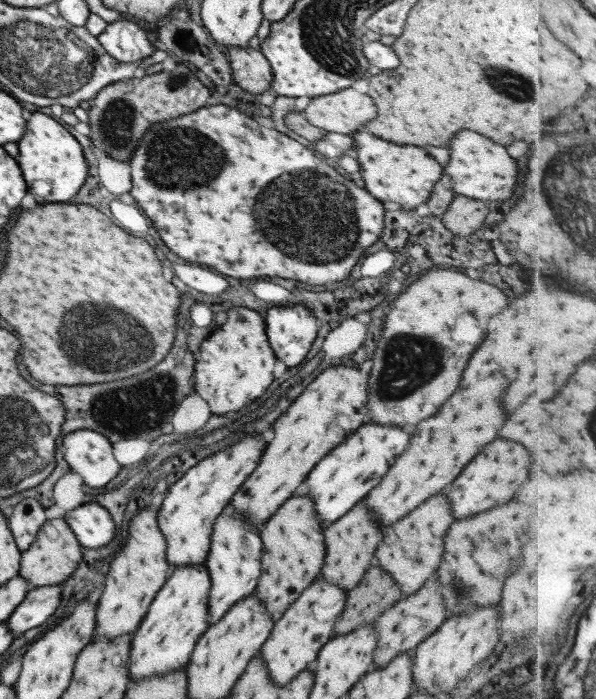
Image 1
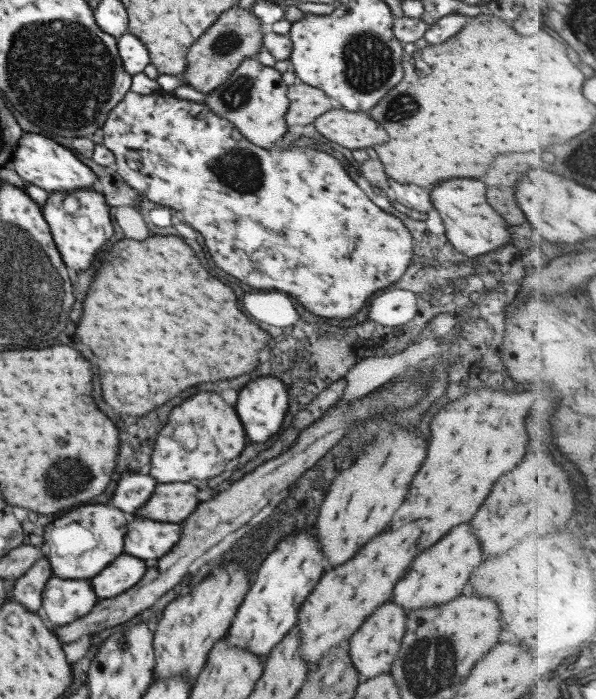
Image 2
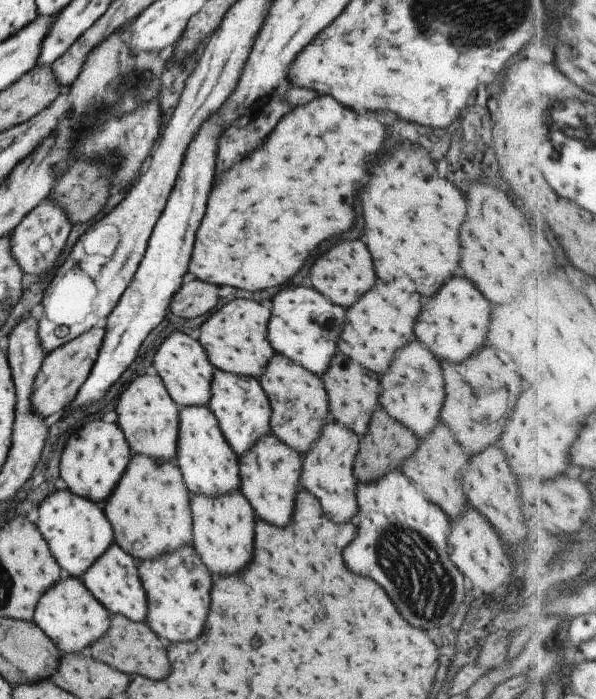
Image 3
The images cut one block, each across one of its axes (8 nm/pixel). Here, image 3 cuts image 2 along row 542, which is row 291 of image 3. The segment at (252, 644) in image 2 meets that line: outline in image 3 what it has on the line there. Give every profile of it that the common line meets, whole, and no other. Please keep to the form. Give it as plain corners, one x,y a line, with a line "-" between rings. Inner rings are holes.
304,286
282,288
272,298
272,304
267,336
275,353
295,361
316,376
322,376
338,351
346,318
345,309
330,302
318,290

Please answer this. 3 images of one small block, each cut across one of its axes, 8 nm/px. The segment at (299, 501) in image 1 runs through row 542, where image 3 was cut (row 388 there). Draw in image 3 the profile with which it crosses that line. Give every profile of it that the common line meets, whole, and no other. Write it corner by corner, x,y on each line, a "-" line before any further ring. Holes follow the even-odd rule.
275,353
259,384
271,405
271,433
302,456
310,452
324,424
330,420
328,396
321,378
286,356

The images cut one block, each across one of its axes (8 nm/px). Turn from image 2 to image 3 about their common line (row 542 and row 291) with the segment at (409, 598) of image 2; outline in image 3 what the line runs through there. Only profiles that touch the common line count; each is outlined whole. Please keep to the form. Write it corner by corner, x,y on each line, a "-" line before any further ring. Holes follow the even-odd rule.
450,276
450,280
446,280
446,284
442,284
442,288
438,288
438,292
422,306
422,314
414,324
414,334
442,360
462,362
486,340
488,322
488,300
478,292
478,288
470,280
462,276

